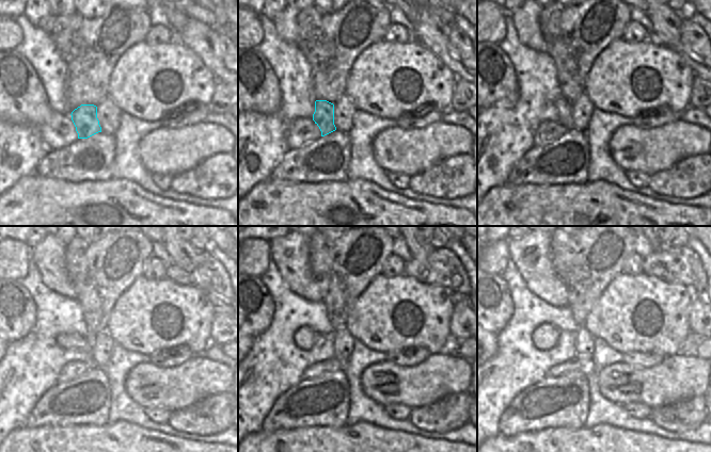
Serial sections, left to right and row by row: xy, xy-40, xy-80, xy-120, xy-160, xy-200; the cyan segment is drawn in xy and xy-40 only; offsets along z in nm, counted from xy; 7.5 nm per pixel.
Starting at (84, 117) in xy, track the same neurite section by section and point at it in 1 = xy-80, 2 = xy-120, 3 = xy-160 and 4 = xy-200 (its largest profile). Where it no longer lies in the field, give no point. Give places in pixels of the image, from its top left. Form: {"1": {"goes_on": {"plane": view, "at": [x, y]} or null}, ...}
{"1": {"goes_on": {"plane": "xy-80", "at": [564, 107]}}, "2": {"goes_on": {"plane": "xy-120", "at": [66, 340]}}, "3": {"goes_on": {"plane": "xy-160", "at": [305, 337]}}, "4": {"goes_on": {"plane": "xy-200", "at": [544, 337]}}}

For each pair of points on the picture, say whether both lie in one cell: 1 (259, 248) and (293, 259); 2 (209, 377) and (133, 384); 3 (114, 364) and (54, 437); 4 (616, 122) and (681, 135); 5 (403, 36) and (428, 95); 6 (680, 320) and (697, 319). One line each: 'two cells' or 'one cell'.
1: two cells
2: one cell
3: two cells
4: two cells
5: two cells
6: two cells

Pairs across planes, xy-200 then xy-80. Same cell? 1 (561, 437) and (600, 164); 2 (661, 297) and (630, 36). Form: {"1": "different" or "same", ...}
{"1": "different", "2": "different"}

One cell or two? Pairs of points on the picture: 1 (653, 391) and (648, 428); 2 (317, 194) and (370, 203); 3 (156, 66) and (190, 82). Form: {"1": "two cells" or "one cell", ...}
{"1": "two cells", "2": "one cell", "3": "one cell"}

